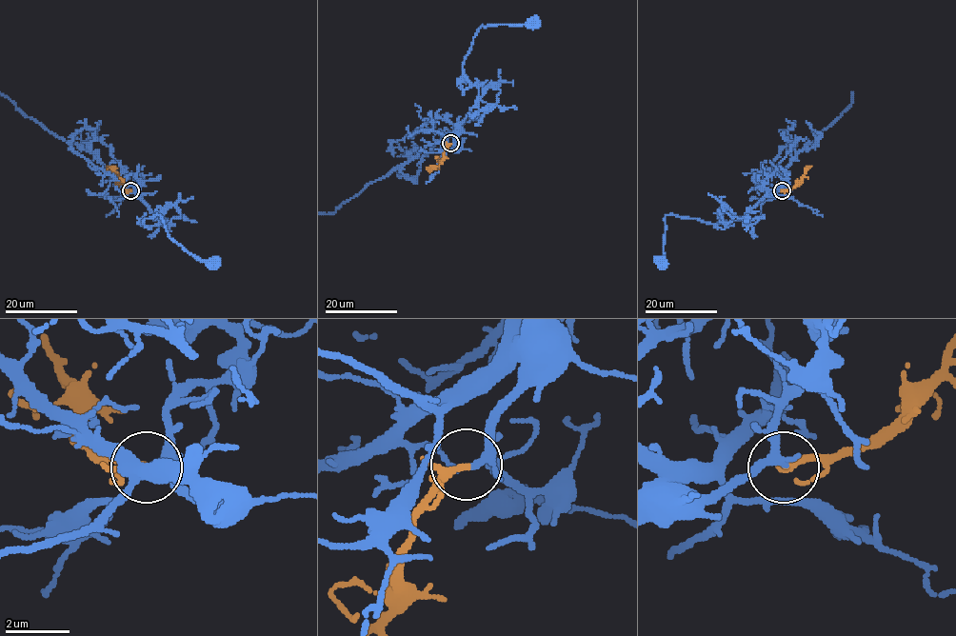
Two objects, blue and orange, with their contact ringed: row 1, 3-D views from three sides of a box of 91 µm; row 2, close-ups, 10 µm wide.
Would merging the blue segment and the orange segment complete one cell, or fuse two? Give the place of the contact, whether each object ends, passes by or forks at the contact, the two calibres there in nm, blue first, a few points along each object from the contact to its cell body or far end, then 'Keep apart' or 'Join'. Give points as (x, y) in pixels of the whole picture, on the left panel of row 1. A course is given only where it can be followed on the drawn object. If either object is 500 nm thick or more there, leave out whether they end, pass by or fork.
Place: (130, 190). At the ring blue forks. At the ring orange passes by. Thickness 200 nm (blue) against 160 nm. Course of blue: (131, 190), (158, 220), (150, 229), (143, 222), (158, 214), (171, 239), (188, 252), (210, 262). Course of orange: (131, 190), (125, 188), (116, 173), (106, 167). Join

